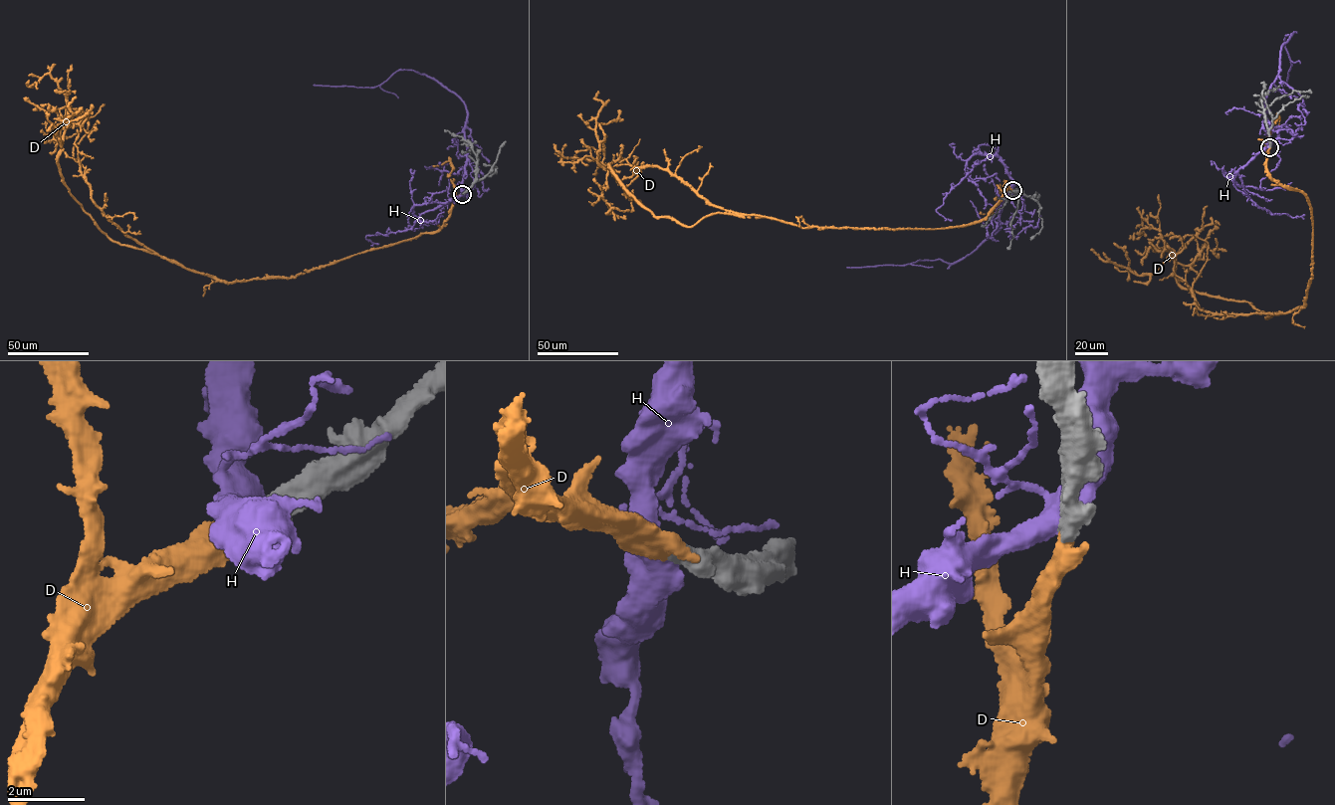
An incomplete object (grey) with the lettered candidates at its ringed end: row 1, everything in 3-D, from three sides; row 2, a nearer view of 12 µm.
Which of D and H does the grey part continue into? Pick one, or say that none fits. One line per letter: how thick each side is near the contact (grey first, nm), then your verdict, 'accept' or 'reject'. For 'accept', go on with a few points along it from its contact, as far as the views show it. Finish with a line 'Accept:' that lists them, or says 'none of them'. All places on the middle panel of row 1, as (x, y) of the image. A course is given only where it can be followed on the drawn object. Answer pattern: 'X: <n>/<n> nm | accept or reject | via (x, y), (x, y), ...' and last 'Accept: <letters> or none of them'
D: 400/400 nm | accept | via (1012, 190), (1004, 185), (984, 218), (946, 228), (716, 213), (688, 227), (655, 216), (599, 164), (597, 92)
H: 650/440 nm | reject
Accept: D

